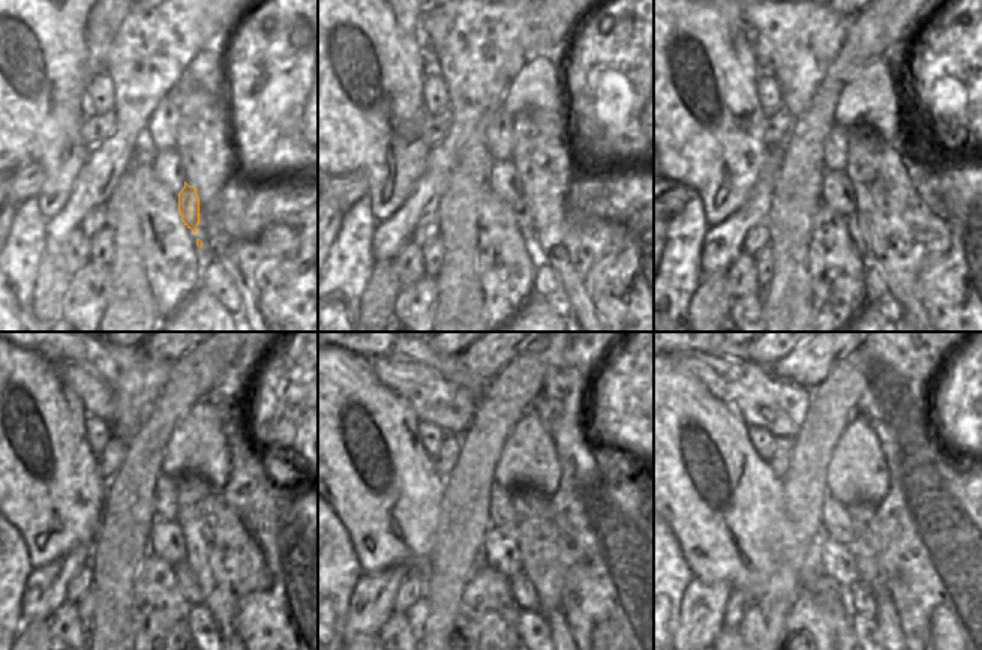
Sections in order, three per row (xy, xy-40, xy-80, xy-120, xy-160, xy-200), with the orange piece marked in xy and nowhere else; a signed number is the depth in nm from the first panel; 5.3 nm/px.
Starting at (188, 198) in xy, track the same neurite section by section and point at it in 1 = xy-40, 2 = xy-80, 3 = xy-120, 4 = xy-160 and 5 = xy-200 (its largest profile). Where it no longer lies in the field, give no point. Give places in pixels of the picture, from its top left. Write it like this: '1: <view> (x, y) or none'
1: xy-40 (523, 216)
2: xy-80 (859, 243)
3: xy-120 (188, 586)
4: xy-160 (522, 589)
5: xy-200 (859, 598)

